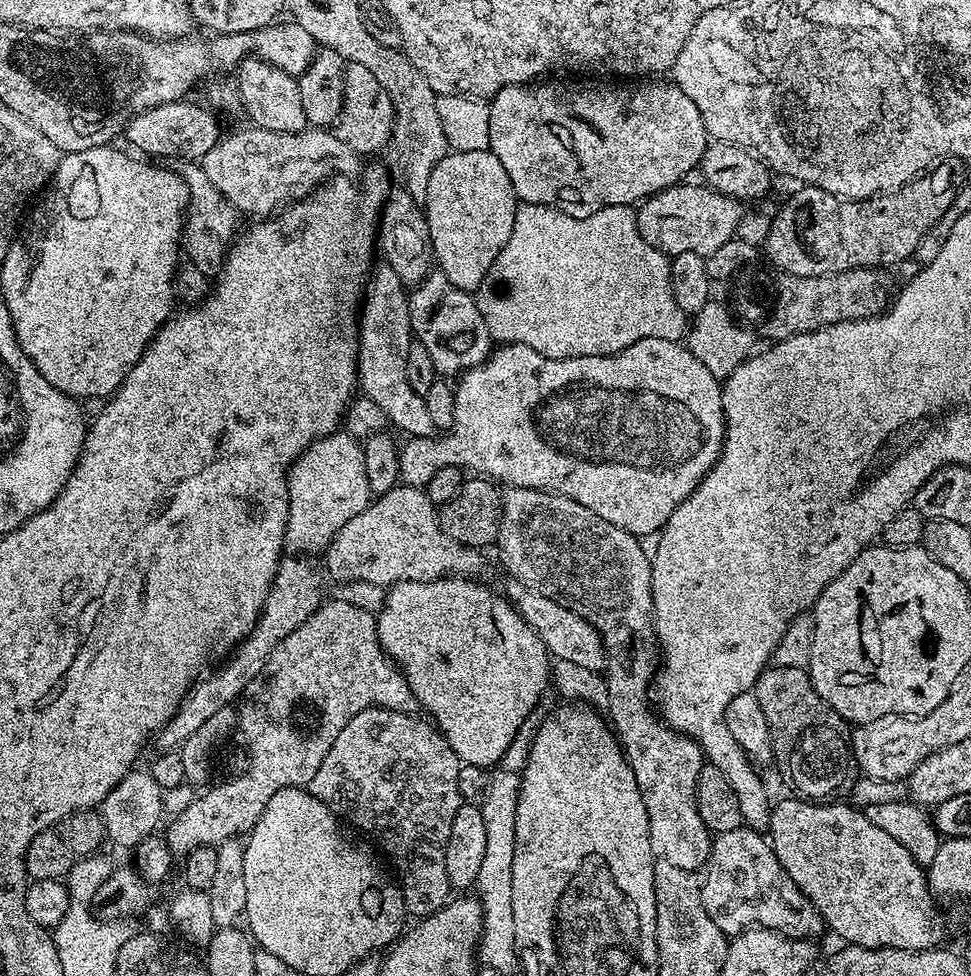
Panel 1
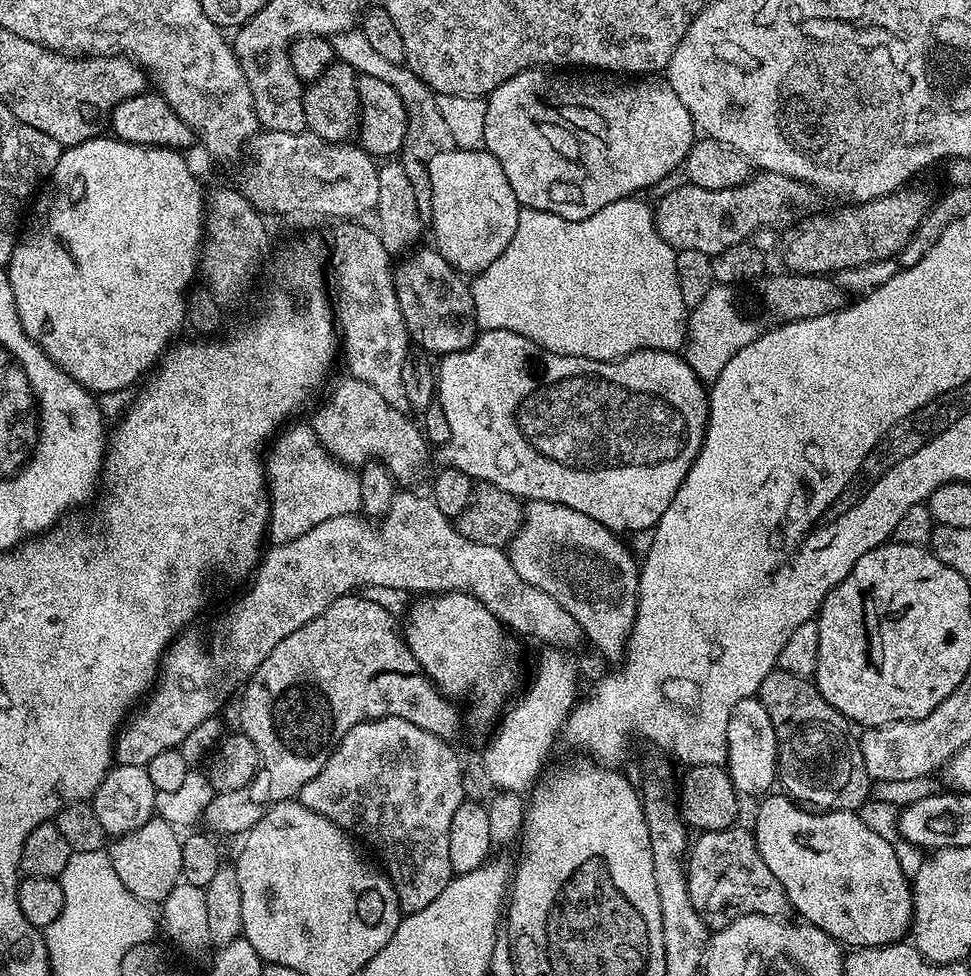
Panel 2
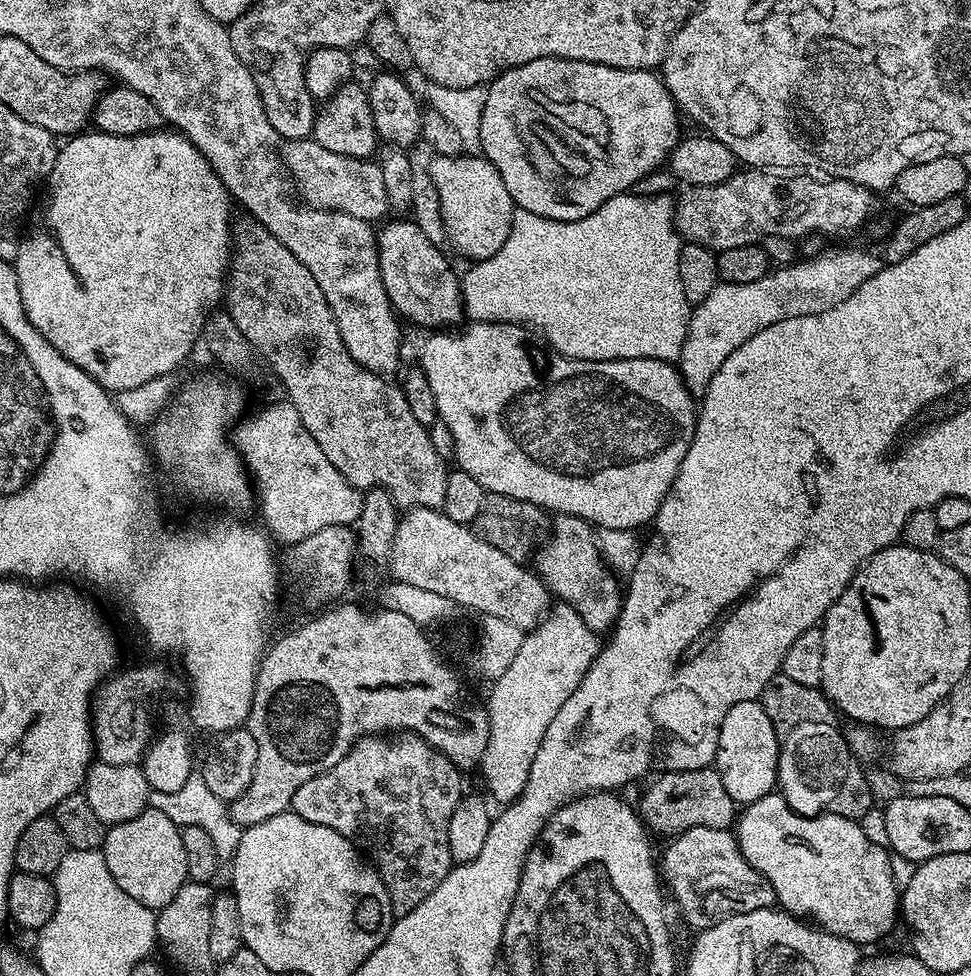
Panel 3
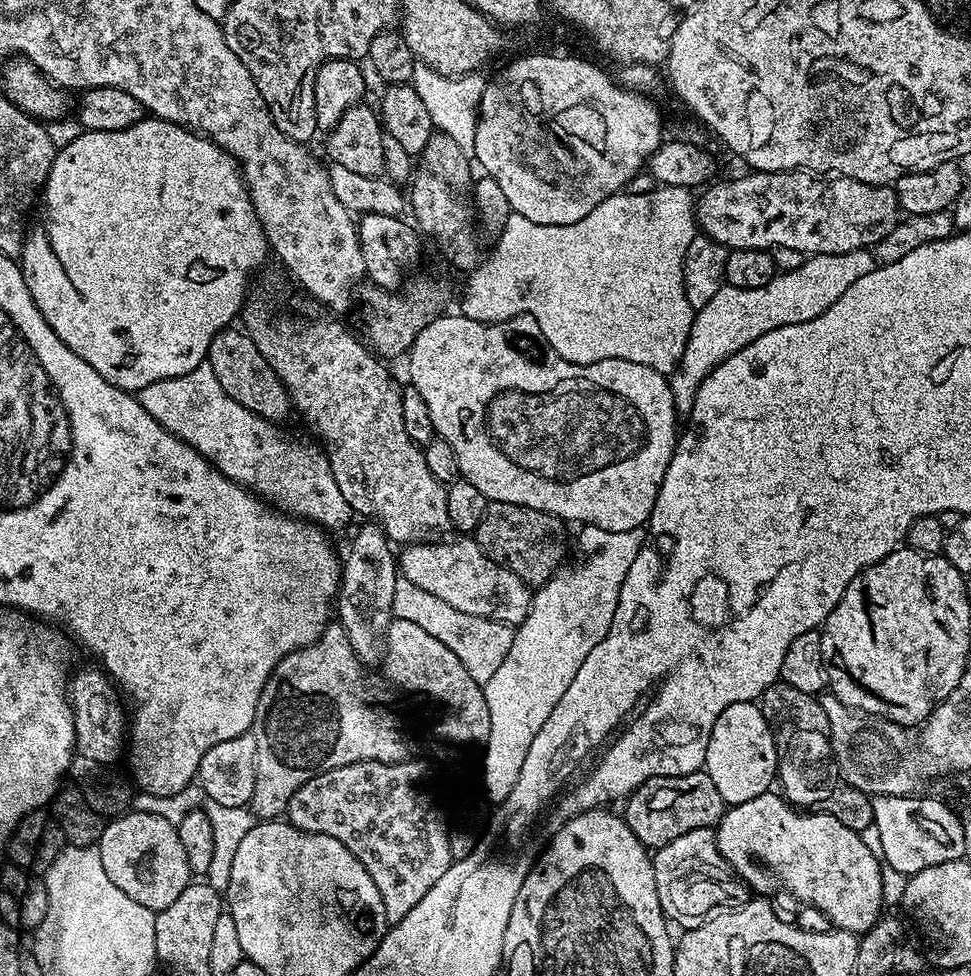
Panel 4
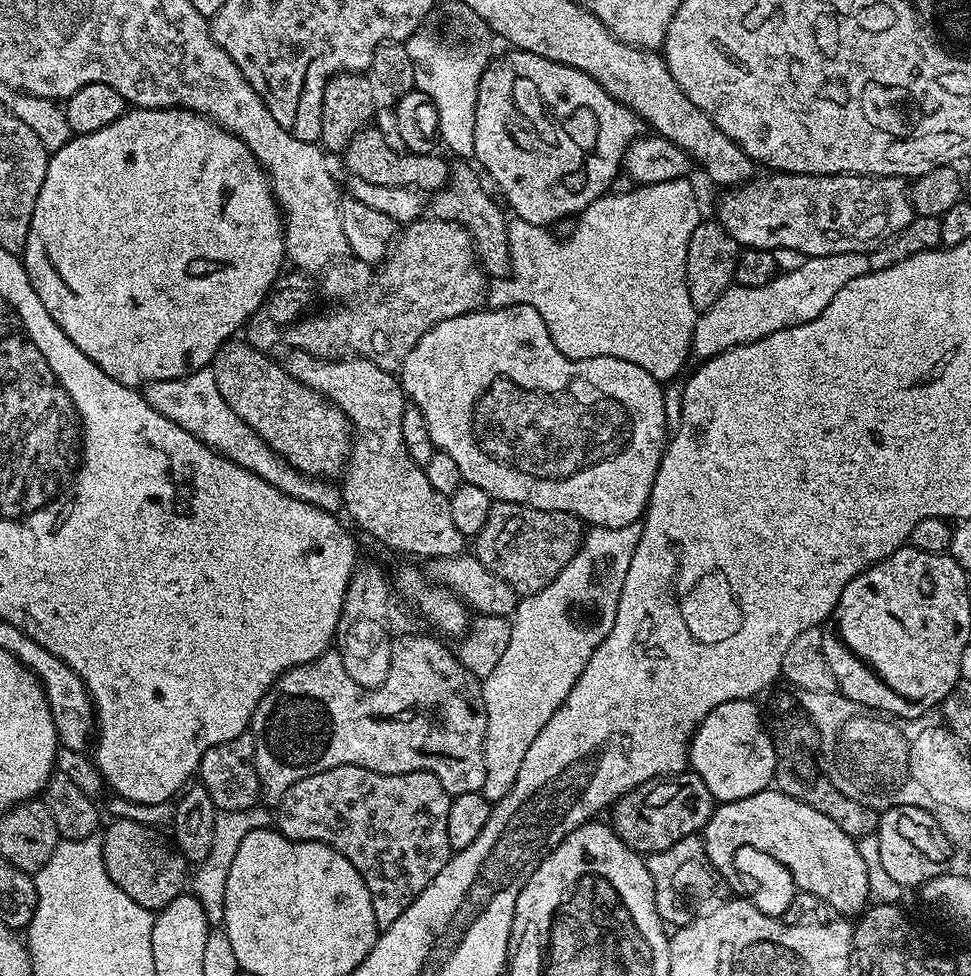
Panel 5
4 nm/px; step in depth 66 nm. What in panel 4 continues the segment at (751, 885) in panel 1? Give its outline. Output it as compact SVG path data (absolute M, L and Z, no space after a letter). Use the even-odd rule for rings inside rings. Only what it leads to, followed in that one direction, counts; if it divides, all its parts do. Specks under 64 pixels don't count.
M711 828L690 830L690 834L682 834L682 838L674 838L674 842L655 849L650 866L654 870L657 905L668 918L704 918L713 910L741 908L750 899L741 873L726 862L718 850L716 833Z

